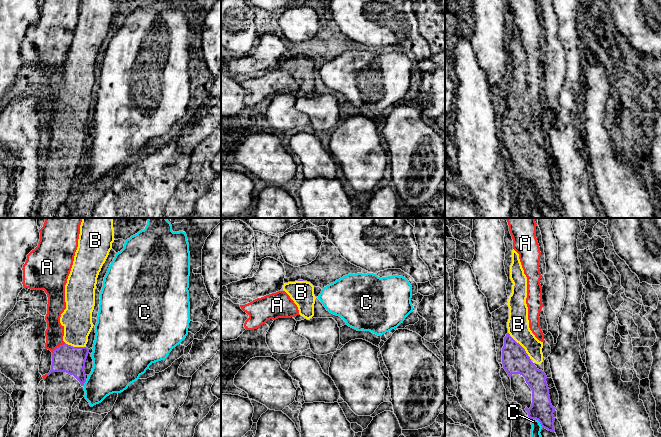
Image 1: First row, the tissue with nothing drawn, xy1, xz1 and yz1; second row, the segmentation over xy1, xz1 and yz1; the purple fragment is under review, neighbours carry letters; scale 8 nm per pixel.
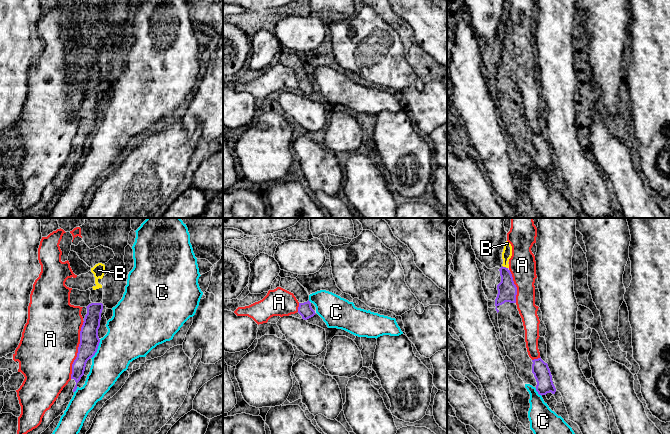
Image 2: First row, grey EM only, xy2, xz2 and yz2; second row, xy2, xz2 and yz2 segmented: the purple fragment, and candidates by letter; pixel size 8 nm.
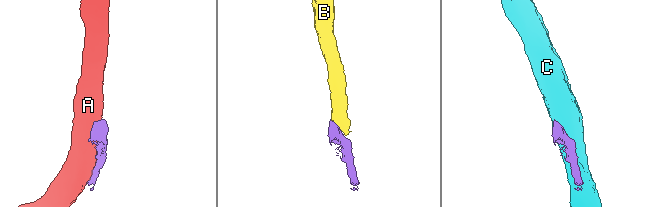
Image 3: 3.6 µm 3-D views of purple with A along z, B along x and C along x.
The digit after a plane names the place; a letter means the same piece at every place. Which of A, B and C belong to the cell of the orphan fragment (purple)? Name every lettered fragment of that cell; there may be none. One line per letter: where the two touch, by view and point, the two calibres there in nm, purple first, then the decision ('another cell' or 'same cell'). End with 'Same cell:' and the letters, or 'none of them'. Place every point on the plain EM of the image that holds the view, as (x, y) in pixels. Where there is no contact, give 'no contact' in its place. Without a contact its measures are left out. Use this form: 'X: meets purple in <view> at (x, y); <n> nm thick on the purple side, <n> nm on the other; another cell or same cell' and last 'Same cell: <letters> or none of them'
A: meets purple in xy2 at (78, 126); 160 nm thick on the purple side, 460 nm on the other; another cell
B: meets purple in yz1 at (521, 122); 220 nm thick on the purple side, 180 nm on the other; same cell
C: meets purple in xy2 at (97, 124); 160 nm thick on the purple side, 340 nm on the other; another cell
Same cell: B

